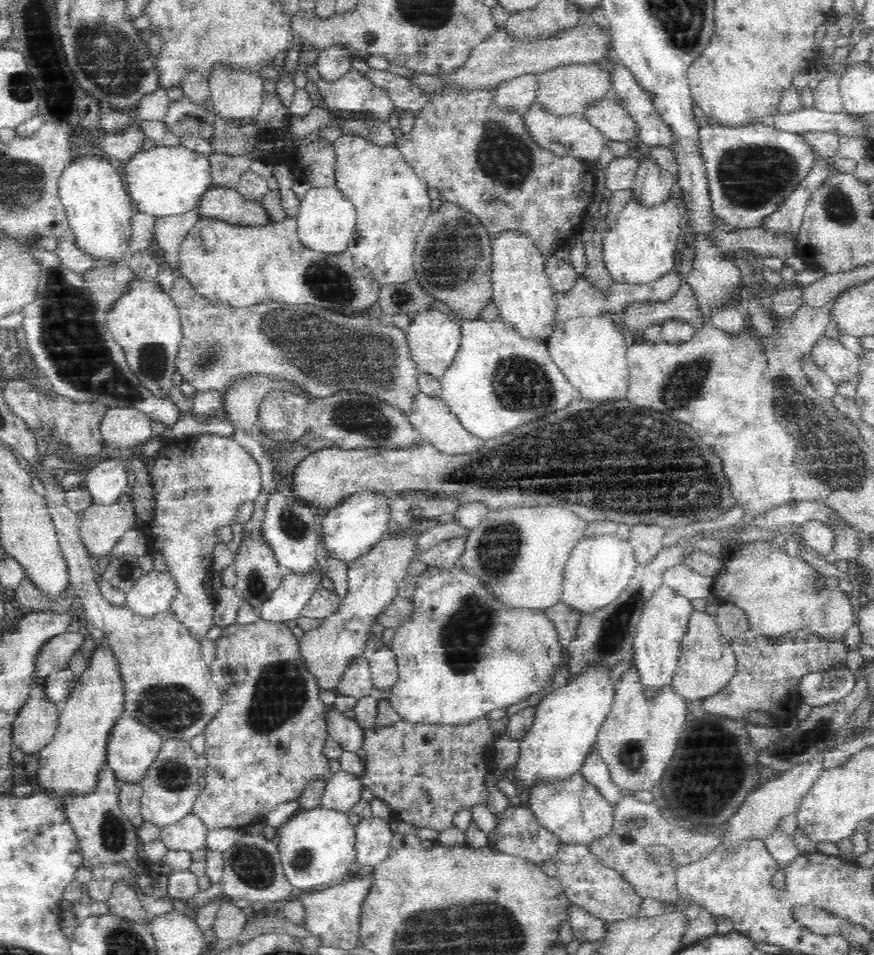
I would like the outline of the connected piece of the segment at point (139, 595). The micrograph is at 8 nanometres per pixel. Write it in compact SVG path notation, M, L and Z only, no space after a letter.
M168 568L152 569L142 573L127 593L126 606L142 615L153 615L171 608L178 583Z

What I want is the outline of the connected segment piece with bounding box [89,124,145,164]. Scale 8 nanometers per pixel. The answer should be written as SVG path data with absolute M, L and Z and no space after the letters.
M132 124L132 127L129 127L123 134L106 133L98 140L89 140L89 148L104 153L108 159L118 160L125 164L136 152L140 152L138 146L142 144L144 137L140 127Z

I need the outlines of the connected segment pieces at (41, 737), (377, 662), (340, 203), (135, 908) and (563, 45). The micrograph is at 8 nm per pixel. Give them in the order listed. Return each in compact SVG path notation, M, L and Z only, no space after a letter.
M34 693L27 699L14 717L13 743L32 754L40 752L57 731L62 705Z
M372 623L365 632L363 653L371 668L371 681L375 688L388 690L398 676L397 664L390 649L381 641L383 626Z
M311 186L299 201L297 229L304 244L319 251L341 251L347 248L349 238L356 227L357 212L338 186Z
M117 879L112 884L109 896L107 904L110 907L110 912L130 918L131 920L137 920L137 922L151 921L149 914L141 912L143 908L138 899L138 894L128 881Z
M591 19L581 20L572 26L544 36L514 37L508 31L498 29L492 36L480 42L471 52L468 62L456 70L456 73L436 79L422 74L414 76L415 82L425 86L432 92L444 80L455 80L461 86L477 86L477 88L496 87L500 82L520 77L524 74L543 74L549 70L572 63L598 63L604 58L613 57L614 43L609 22L606 26Z

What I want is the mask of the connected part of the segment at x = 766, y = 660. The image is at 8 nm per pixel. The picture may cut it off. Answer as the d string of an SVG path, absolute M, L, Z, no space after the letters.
M720 603L717 609L716 622L720 632L726 637L733 648L736 657L736 670L728 681L725 690L703 700L706 713L730 716L734 719L744 719L749 711L760 710L771 718L775 726L786 725L800 709L799 686L802 677L809 672L825 671L826 669L842 668L847 660L848 647L845 642L820 640L809 632L790 632L778 641L772 641L749 629L745 614L731 603Z

